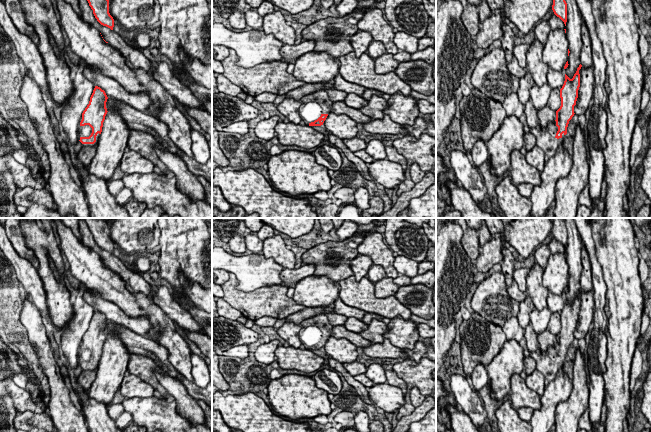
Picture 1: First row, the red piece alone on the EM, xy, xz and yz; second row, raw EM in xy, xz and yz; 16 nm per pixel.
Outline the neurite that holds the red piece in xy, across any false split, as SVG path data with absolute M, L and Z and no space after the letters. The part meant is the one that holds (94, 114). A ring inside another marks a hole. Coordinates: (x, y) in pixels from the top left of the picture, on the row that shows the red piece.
M95 86L90 97L89 104L82 113L80 126L89 125L92 133L89 137L80 137L80 142L84 146L95 146L98 144L99 136L102 132L103 122L107 114L107 95L100 87Z

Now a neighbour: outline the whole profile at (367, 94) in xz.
M365 89L365 91L362 94L362 97L366 100L370 100L372 95L377 95L379 97L382 97L386 100L388 100L390 98L390 95L387 95L385 93L382 93L380 91L374 90L374 89Z

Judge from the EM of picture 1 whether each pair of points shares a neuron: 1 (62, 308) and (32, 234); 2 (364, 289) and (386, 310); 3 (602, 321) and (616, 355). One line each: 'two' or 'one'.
1: one
2: one
3: one

